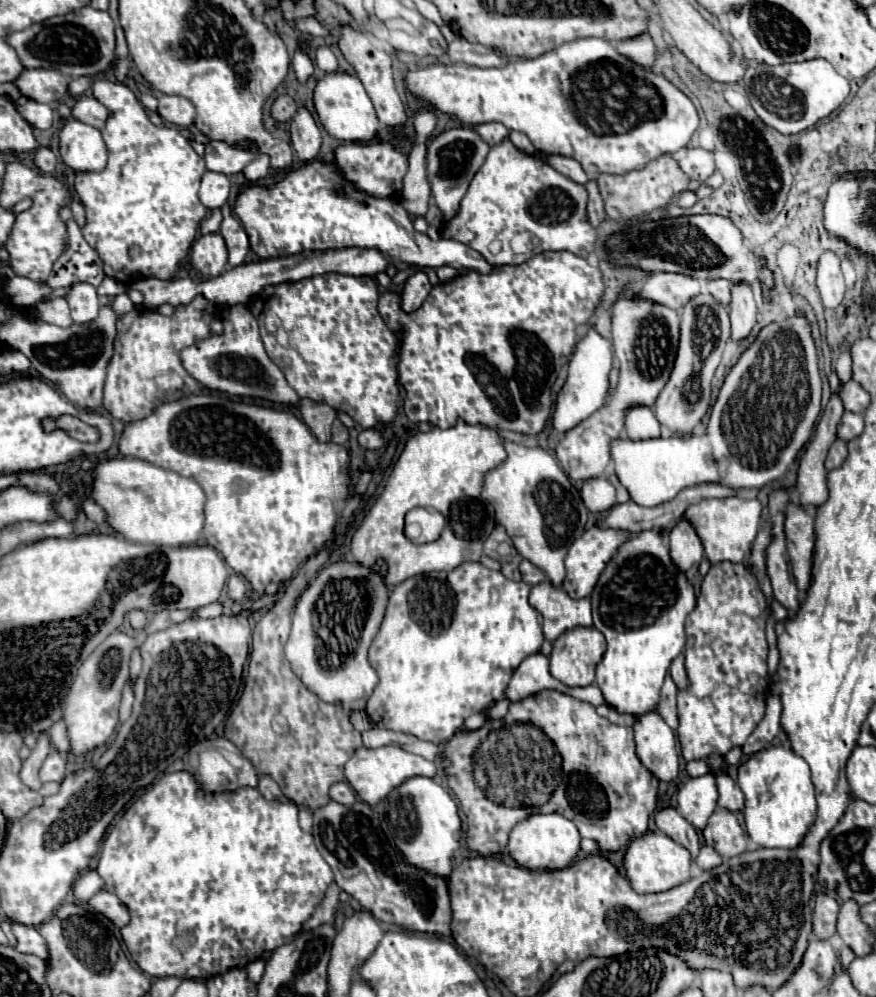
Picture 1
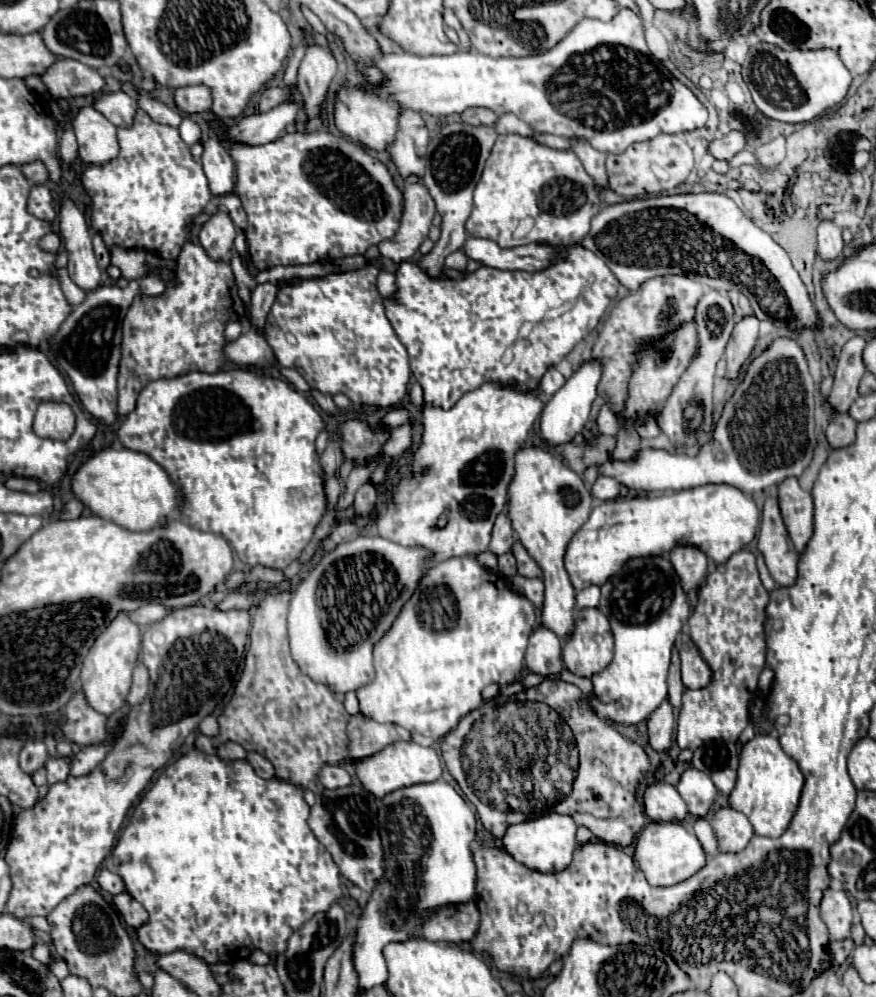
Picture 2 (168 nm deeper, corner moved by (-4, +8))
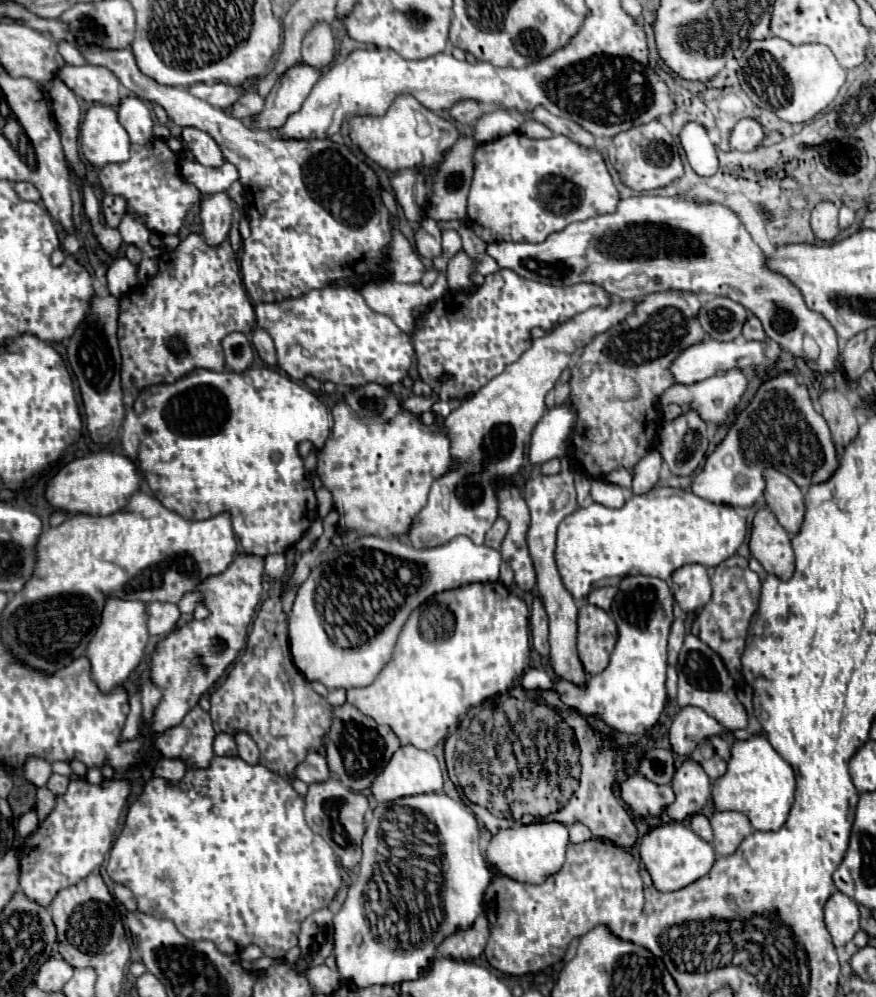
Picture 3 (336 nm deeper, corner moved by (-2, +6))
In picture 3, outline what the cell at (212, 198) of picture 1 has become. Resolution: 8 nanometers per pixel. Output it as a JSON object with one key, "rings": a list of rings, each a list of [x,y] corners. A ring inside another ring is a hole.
{"rings":[[[184,128],[182,130],[182,140],[184,140],[186,148],[194,154],[194,158],[202,166],[220,168],[224,164],[224,158],[222,158],[222,152],[220,152],[218,144],[206,132],[202,132],[198,128]]]}

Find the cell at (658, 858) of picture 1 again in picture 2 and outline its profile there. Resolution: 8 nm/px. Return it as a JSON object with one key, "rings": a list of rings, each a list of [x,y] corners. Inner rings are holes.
{"rings":[[[650,822],[636,840],[634,860],[646,874],[648,884],[674,886],[694,876],[700,868],[706,866],[706,852],[698,842],[698,838],[692,832],[688,832],[680,822]]]}

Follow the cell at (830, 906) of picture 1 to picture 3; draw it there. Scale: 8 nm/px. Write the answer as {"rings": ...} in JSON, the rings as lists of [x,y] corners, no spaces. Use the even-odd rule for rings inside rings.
{"rings":[[[834,892],[824,906],[824,922],[836,948],[846,946],[860,930],[858,904],[842,892]]]}

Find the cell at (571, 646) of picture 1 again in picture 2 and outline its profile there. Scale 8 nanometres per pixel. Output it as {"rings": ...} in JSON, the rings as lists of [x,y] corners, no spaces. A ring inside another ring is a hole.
{"rings":[[[598,608],[576,612],[576,632],[564,642],[562,656],[566,668],[584,678],[594,676],[612,662],[614,636],[608,618]]]}

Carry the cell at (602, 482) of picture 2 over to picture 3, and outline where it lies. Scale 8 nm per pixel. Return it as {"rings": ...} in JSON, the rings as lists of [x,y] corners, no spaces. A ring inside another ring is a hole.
{"rings":[[[592,480],[592,500],[608,506],[608,508],[620,508],[624,504],[624,490],[618,484],[610,484],[606,480]]]}

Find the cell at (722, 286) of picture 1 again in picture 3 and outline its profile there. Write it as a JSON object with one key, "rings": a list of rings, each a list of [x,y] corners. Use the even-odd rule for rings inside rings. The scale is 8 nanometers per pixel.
{"rings":[[[750,314],[750,316],[748,316],[748,322],[744,324],[742,336],[744,336],[744,338],[748,338],[748,340],[764,340],[764,338],[766,338],[766,334],[764,334],[764,330],[762,330],[762,324],[760,324],[760,320],[758,320],[754,314]]]}

